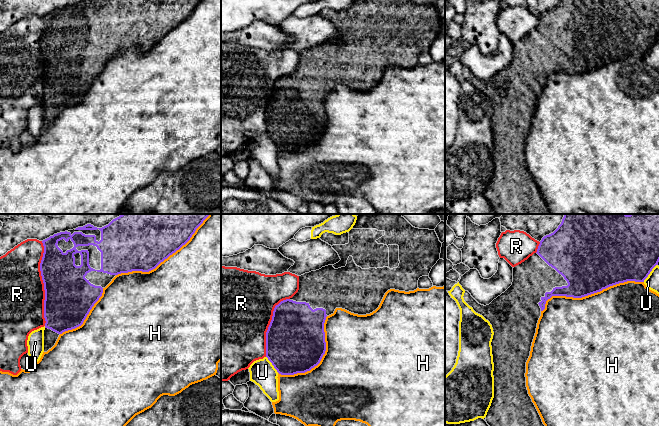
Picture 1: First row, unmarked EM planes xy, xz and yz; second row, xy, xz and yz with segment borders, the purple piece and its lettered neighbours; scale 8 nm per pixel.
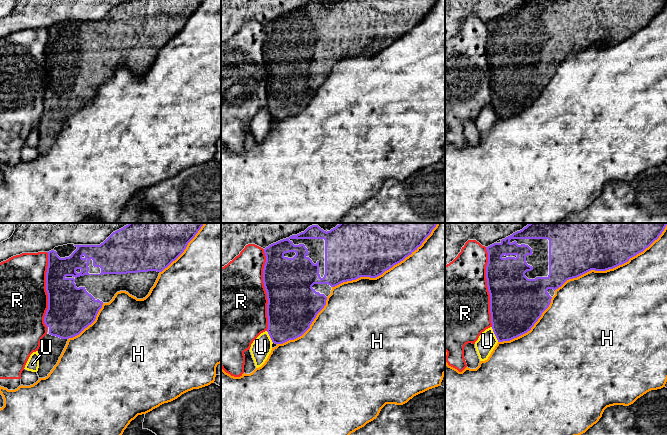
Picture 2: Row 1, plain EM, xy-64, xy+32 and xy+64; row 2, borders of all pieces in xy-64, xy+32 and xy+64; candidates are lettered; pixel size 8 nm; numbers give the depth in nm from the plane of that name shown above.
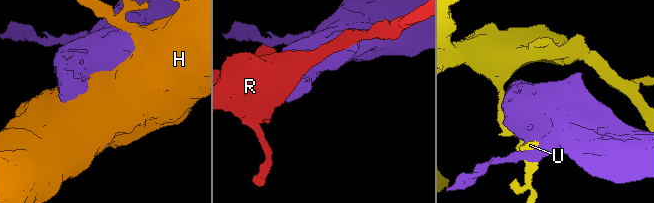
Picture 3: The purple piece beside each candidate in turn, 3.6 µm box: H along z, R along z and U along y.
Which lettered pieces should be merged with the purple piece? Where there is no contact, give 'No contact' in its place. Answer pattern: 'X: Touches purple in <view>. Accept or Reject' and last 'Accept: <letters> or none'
H: Touches purple in yz. Reject
R: Touches purple in xy. Reject
U: Touches purple in yz. Reject
Accept: none

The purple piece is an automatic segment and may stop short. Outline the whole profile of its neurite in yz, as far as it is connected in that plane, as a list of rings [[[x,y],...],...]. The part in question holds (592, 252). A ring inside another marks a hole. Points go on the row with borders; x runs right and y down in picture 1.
[[[564,214],[561,224],[551,234],[546,235],[540,241],[537,252],[527,260],[513,268],[512,285],[500,296],[494,299],[489,305],[479,304],[468,291],[464,293],[464,301],[473,308],[473,310],[482,315],[490,322],[493,328],[493,339],[491,342],[492,355],[494,363],[494,398],[486,415],[486,422],[489,426],[545,426],[542,419],[528,394],[526,387],[526,362],[530,356],[532,342],[536,333],[537,323],[541,312],[545,309],[545,304],[552,296],[566,296],[573,298],[582,298],[602,291],[610,286],[624,283],[627,281],[644,282],[652,269],[659,262],[659,214]]]

